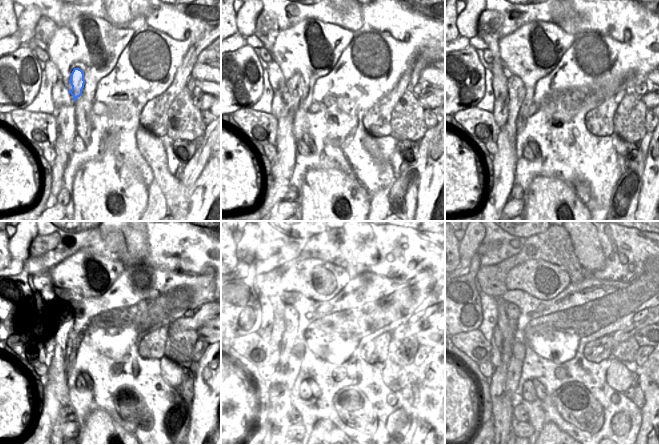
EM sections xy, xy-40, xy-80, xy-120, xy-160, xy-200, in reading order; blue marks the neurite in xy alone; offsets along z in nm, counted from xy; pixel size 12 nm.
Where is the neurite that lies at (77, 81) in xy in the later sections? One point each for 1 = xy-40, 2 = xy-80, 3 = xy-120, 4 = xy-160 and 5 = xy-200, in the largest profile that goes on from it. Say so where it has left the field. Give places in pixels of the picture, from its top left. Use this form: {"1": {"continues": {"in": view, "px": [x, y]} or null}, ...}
{"1": {"continues": {"in": "xy-40", "px": [295, 85]}}, "2": {"continues": {"in": "xy-80", "px": [516, 89]}}, "3": {"continues": {"in": "xy-120", "px": [65, 312]}}, "4": {"continues": {"in": "xy-160", "px": [277, 388]}}, "5": {"continues": {"in": "xy-200", "px": [502, 405]}}}

